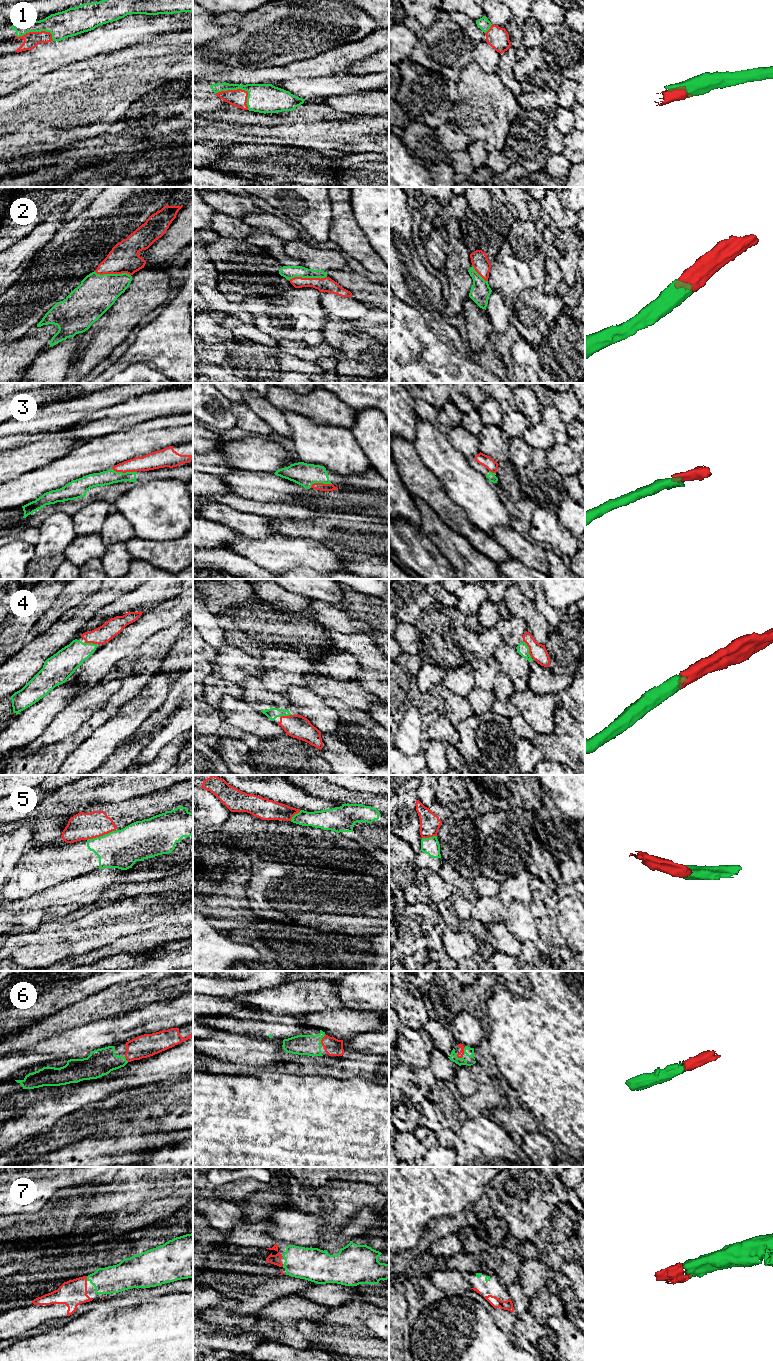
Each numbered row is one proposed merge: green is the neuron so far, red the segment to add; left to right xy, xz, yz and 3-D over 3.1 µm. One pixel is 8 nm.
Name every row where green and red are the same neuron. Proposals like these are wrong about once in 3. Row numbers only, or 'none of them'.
1, 2, 3, 4, 6, 7

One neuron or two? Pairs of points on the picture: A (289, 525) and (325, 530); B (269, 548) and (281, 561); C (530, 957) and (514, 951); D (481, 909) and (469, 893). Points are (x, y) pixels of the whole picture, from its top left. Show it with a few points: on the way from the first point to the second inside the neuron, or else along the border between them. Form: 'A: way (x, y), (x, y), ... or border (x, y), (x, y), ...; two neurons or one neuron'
A: way (298, 528), (316, 529); one neuron
B: way (272, 551), (280, 558); one neuron
C: border (521, 954), (516, 958); two neurons
D: border (478, 896), (472, 901); two neurons

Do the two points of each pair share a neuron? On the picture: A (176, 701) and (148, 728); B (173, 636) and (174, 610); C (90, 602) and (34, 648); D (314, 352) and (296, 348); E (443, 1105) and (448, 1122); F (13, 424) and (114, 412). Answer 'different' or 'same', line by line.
A: same
B: different
C: same
D: same
E: same
F: different

